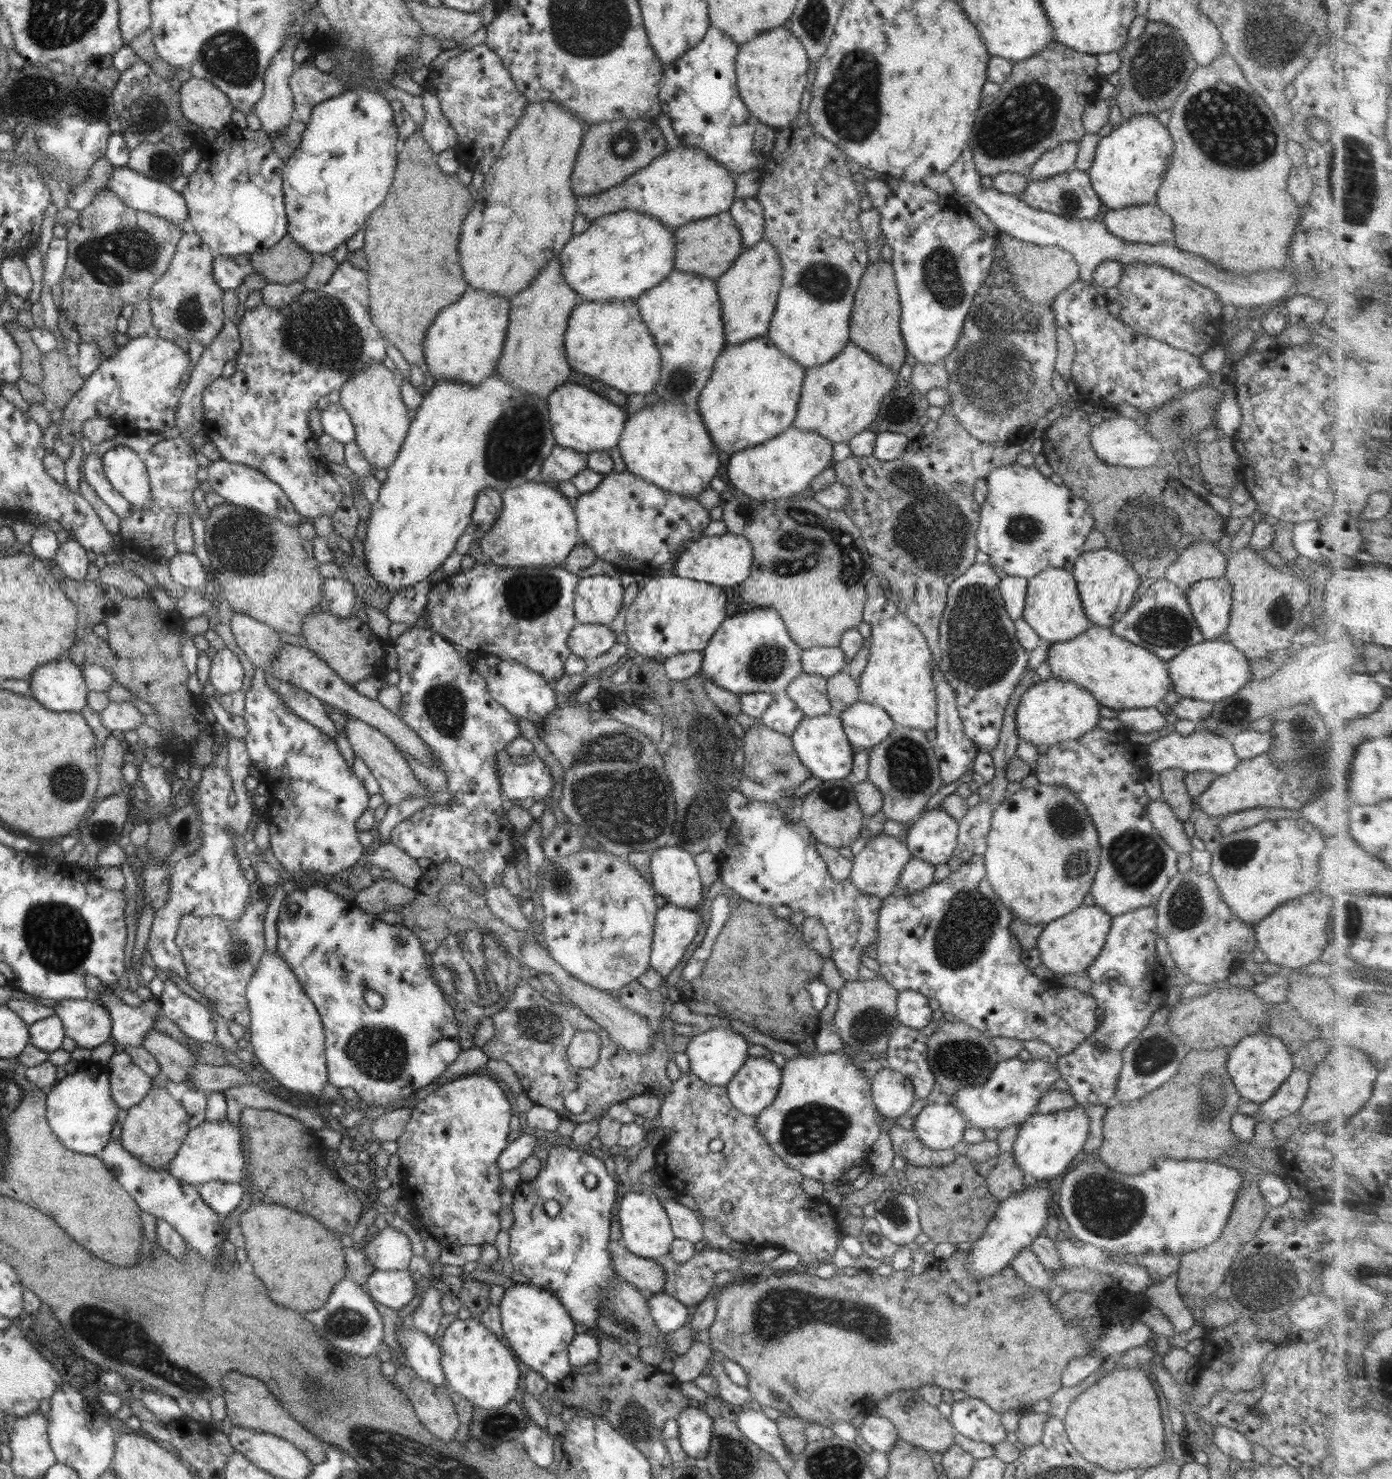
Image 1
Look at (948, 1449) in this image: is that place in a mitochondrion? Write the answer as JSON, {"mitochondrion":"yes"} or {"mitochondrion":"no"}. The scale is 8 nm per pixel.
{"mitochondrion":"no"}

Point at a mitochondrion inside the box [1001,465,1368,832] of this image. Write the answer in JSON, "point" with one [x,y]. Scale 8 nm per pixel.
{"point":[1145,528]}

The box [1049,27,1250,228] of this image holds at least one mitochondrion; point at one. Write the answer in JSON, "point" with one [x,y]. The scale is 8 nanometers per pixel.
{"point":[1154,75]}

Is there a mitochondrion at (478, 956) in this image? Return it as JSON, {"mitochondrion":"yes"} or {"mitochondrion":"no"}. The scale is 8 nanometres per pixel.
{"mitochondrion":"yes"}

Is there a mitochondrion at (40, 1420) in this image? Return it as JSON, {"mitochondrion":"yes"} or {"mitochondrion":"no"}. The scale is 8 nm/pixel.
{"mitochondrion":"no"}

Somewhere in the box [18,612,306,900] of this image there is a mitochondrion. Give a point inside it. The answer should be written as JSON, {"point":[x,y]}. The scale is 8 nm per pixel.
{"point":[68,783]}

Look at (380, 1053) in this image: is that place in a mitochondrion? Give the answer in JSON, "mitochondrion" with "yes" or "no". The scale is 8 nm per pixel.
{"mitochondrion":"yes"}

